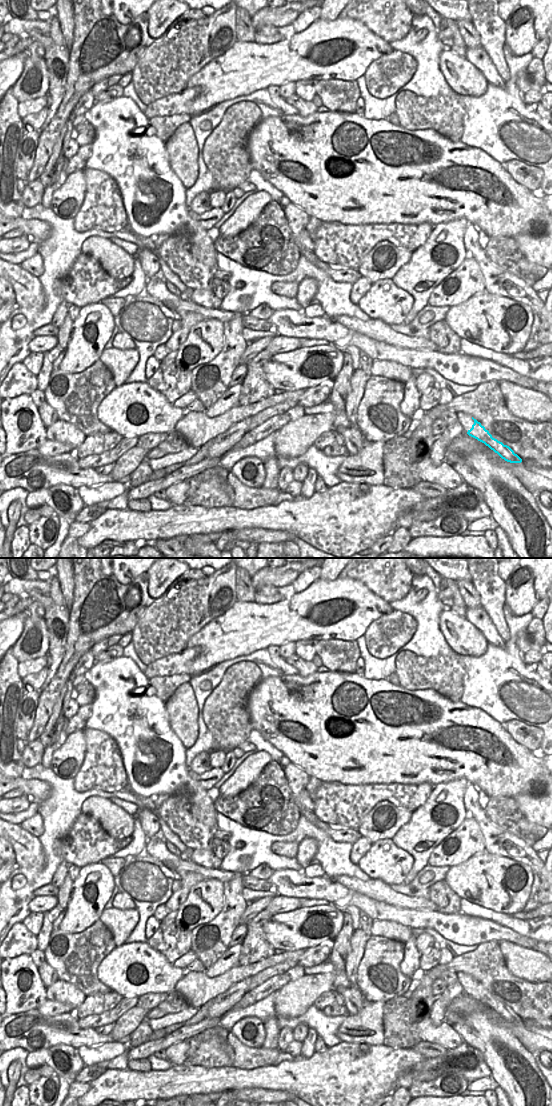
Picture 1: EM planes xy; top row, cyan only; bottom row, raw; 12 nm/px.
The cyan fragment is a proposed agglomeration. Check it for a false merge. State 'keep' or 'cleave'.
cleave

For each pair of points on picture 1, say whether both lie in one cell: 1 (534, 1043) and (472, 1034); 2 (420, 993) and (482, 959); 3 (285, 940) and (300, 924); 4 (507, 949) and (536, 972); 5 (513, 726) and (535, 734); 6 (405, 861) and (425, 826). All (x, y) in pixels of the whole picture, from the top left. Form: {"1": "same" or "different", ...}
{"1": "different", "2": "same", "3": "same", "4": "same", "5": "same", "6": "different"}

